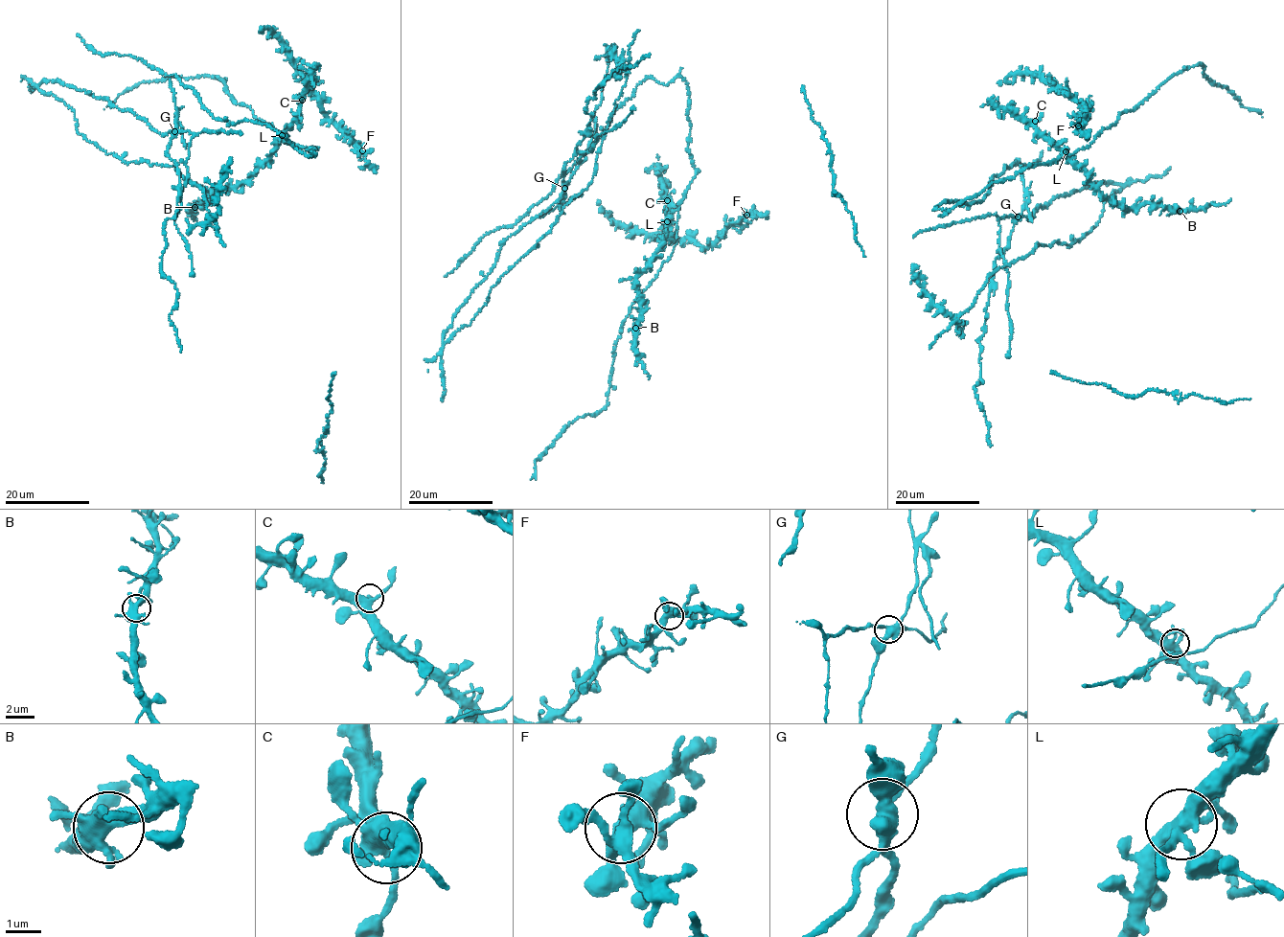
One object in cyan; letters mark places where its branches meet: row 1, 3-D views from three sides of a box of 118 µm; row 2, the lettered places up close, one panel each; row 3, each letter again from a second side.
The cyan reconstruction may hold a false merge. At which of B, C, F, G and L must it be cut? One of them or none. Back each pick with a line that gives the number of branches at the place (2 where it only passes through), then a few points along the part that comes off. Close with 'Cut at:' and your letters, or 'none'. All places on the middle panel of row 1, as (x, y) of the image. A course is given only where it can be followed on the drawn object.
G: branches 4; course (564, 188), (564, 167), (588, 128), (592, 114), (584, 110), (597, 86), (620, 67), (651, 55)
Cut at: G

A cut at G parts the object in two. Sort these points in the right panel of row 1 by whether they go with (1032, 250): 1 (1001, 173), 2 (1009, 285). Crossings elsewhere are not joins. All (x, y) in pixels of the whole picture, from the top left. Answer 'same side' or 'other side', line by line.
1: same side
2: same side

